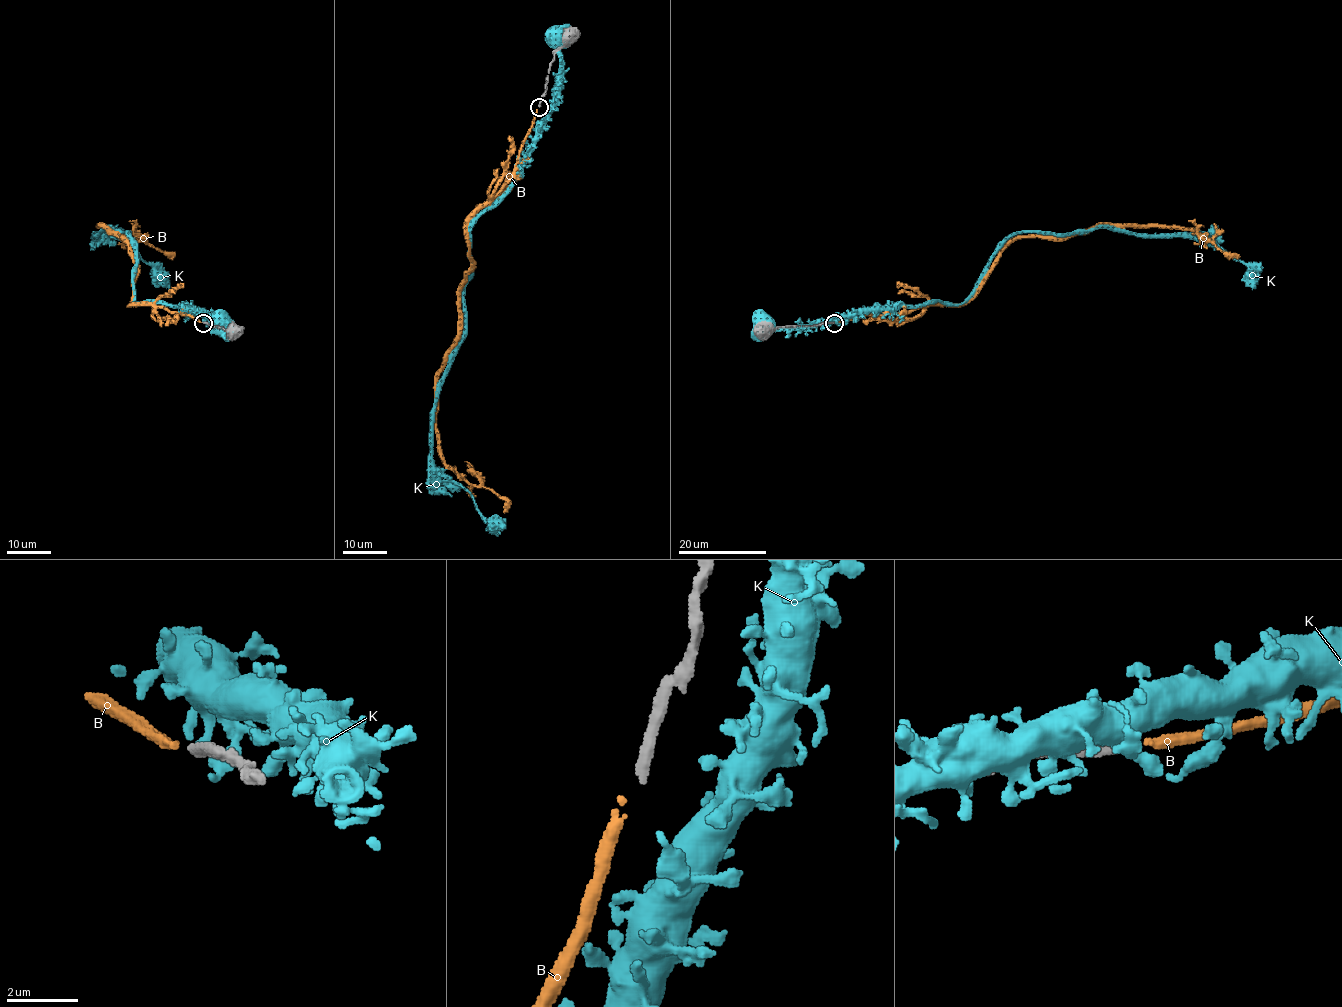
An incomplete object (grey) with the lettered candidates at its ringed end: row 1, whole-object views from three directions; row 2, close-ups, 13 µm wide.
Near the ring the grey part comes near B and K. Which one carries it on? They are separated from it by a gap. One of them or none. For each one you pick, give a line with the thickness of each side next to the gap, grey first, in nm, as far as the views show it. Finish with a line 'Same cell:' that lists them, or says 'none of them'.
B: Thickness 280 nm (grey) against 180 nm
Same cell: B

